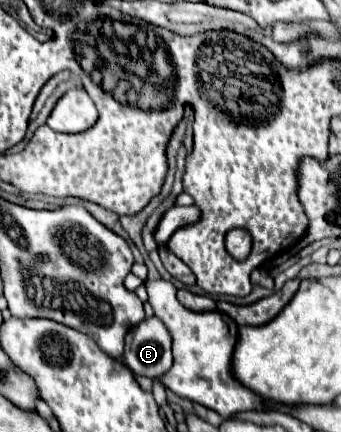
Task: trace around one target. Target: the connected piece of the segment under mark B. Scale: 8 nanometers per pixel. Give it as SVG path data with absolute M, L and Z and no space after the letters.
M156 317L144 319L126 335L124 363L142 377L162 377L172 367L170 333Z

